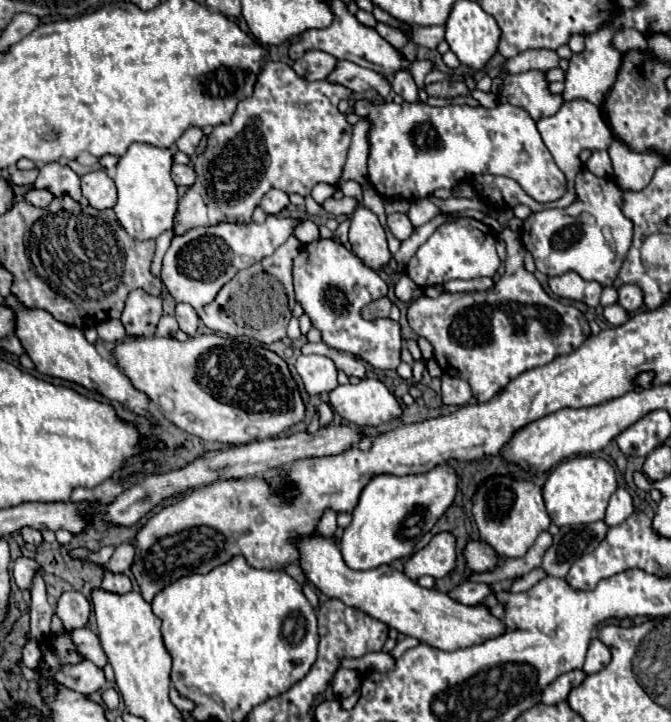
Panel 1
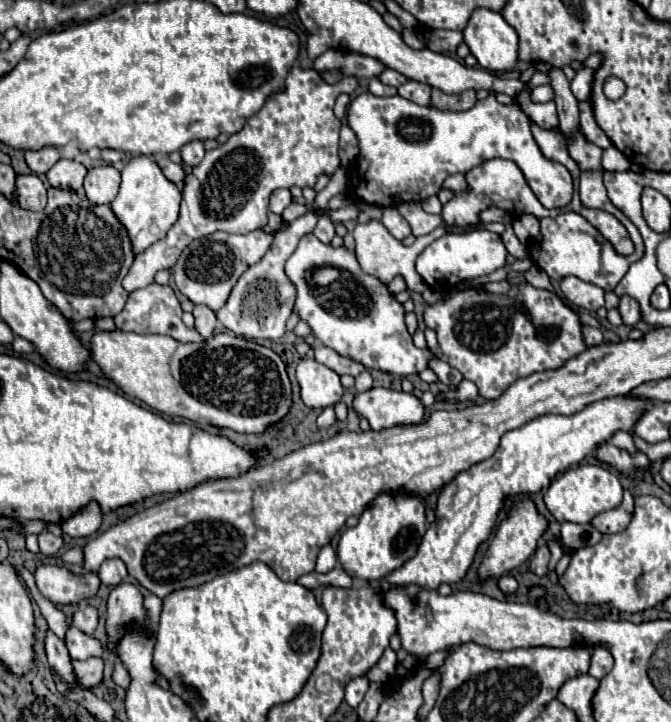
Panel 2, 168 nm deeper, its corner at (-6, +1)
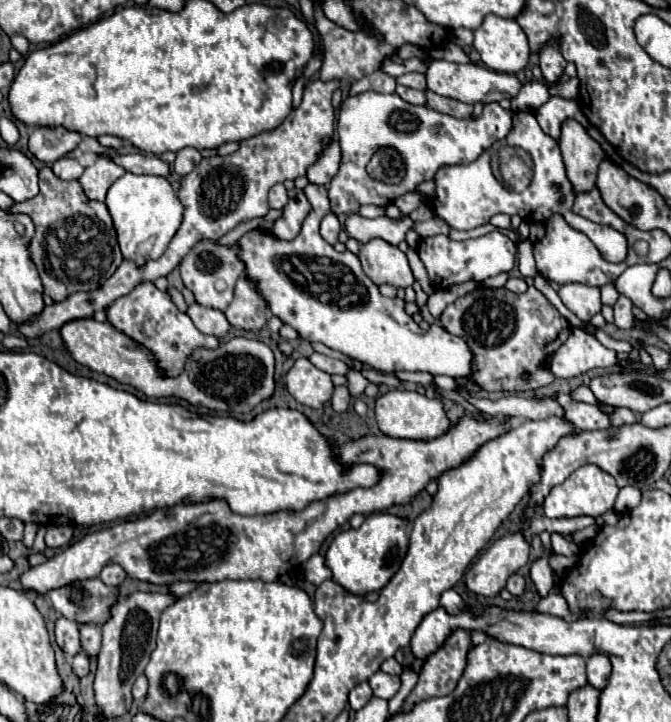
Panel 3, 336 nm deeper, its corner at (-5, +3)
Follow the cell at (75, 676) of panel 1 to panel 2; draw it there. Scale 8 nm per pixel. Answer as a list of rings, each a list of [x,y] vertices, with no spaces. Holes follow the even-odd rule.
[[[91,657],[85,661],[73,661],[73,667],[75,667],[75,675],[79,683],[83,683],[89,689],[99,685],[103,679],[103,661],[99,657]]]

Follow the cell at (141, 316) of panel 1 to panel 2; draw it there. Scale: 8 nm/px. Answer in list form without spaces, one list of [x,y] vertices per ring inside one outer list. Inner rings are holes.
[[[151,283],[143,289],[129,293],[129,299],[127,299],[123,311],[119,315],[115,315],[113,321],[115,321],[117,329],[121,329],[121,331],[133,331],[139,335],[167,335],[181,343],[203,343],[205,339],[199,335],[199,331],[195,327],[187,327],[181,321],[181,315],[183,315],[183,311],[181,311],[181,305],[179,305],[173,289],[169,285]]]

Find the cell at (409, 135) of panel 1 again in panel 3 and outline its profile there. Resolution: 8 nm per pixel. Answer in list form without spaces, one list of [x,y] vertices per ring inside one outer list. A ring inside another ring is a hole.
[[[364,91],[352,95],[342,101],[338,115],[336,131],[342,147],[342,163],[328,189],[332,211],[340,215],[354,213],[360,205],[390,205],[400,195],[416,191],[422,181],[432,179],[440,167],[476,161],[492,143],[506,137],[510,129],[512,111],[502,109],[498,103],[484,105],[484,113],[480,117],[456,119],[428,107],[406,103],[396,93],[386,95],[376,91]],[[382,147],[396,149],[404,159],[406,173],[396,185],[386,185],[366,173],[368,161]]]

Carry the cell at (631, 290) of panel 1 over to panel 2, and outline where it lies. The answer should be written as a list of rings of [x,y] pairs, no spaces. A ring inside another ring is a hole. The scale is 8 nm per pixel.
[[[623,295],[623,297],[621,297],[621,303],[619,303],[619,313],[621,313],[623,325],[629,325],[629,327],[633,327],[633,325],[641,319],[639,303],[635,303],[635,299],[631,299],[629,295]]]

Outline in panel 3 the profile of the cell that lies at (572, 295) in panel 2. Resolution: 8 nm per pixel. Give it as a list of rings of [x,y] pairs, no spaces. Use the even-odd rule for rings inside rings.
[[[566,283],[558,289],[562,303],[582,321],[590,321],[594,313],[600,311],[600,289],[582,285],[582,283]]]

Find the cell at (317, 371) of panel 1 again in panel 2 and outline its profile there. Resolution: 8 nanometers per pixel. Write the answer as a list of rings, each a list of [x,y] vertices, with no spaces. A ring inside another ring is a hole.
[[[301,359],[295,373],[301,389],[301,401],[311,409],[333,407],[341,401],[343,387],[339,375],[315,359]]]

